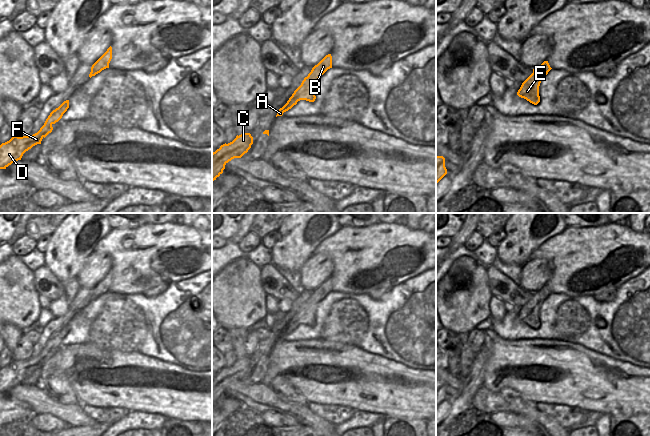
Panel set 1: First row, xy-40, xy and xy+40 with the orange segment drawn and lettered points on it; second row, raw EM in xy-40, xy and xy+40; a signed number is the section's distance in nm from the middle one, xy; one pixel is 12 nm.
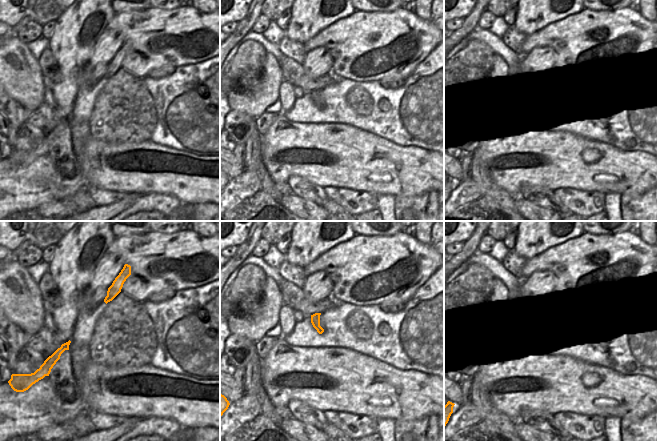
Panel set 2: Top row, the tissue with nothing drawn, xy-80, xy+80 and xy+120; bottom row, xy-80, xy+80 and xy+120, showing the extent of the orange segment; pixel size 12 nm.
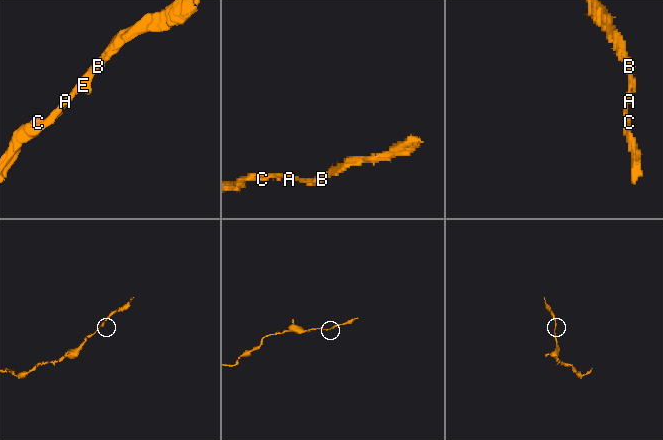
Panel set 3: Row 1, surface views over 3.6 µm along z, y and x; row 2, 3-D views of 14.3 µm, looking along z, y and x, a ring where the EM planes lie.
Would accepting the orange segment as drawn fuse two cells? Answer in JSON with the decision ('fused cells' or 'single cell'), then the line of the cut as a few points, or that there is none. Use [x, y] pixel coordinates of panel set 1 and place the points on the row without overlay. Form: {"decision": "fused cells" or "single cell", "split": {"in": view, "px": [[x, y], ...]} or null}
{"decision": "single cell", "split": null}

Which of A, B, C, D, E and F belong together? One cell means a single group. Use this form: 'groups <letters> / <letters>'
groups A B C D E F

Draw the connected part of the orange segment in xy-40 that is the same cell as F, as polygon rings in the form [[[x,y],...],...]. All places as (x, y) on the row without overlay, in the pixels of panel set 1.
[[[69,324],[64,325],[53,334],[40,354],[31,360],[12,360],[12,362],[0,369],[0,393],[6,393],[12,387],[21,384],[23,378],[37,368],[41,368],[43,362],[52,356],[52,349],[58,346],[69,332]]]

